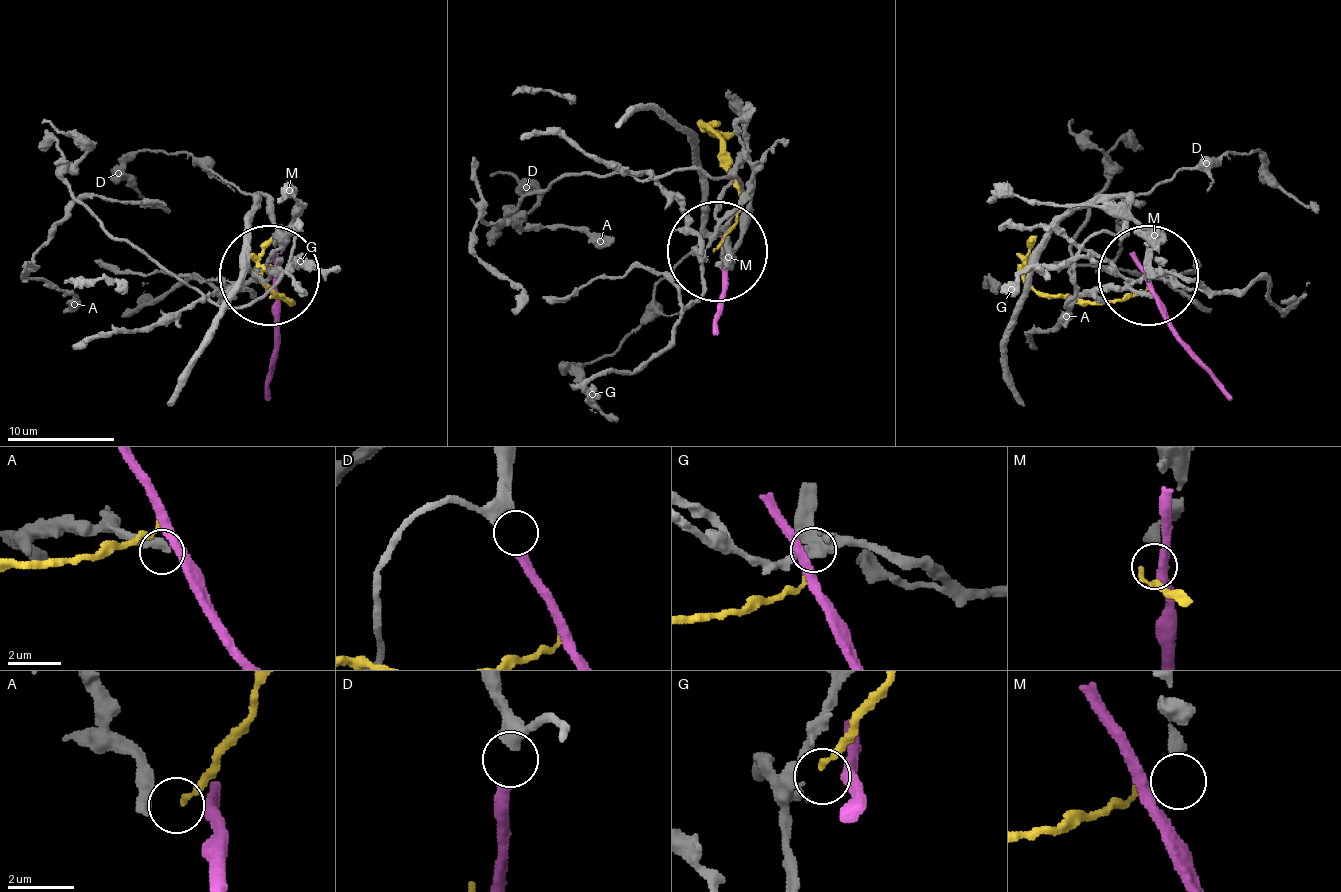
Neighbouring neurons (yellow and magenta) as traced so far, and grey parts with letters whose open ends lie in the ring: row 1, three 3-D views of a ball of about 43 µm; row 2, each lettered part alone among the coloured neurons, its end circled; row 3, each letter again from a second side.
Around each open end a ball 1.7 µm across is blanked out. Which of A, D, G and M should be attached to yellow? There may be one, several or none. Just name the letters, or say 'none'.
G

